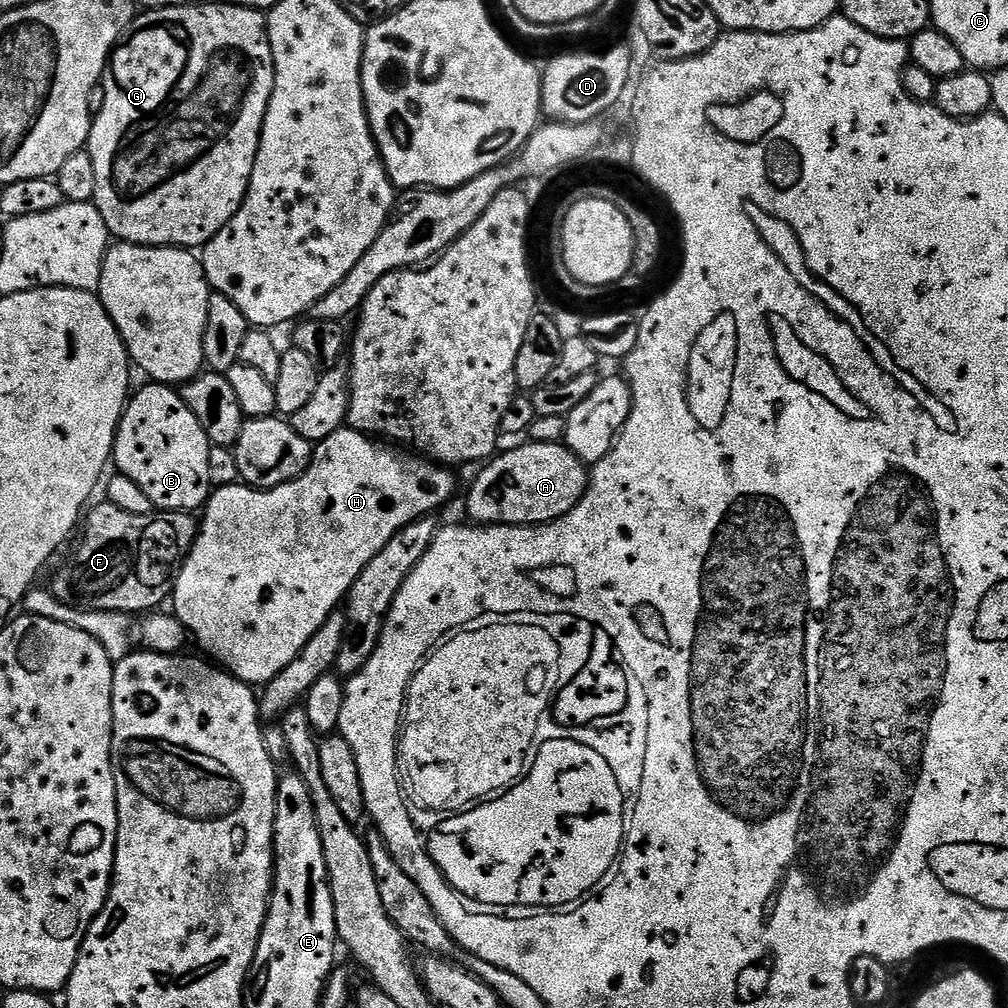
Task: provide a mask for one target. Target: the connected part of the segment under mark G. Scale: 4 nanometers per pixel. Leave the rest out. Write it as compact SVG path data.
M184 2L177 3L175 8L154 8L151 10L141 11L130 22L130 26L126 26L126 30L121 34L120 40L116 43L115 48L112 49L112 54L108 58L108 66L104 70L102 77L102 92L104 88L104 97L99 97L98 111L95 113L92 129L88 135L88 143L86 150L90 154L90 158L94 162L94 178L96 179L96 194L94 203L96 208L102 214L102 218L106 222L109 233L117 241L126 244L144 244L148 248L186 248L189 250L203 249L205 244L208 244L214 238L214 234L218 234L218 230L222 230L222 226L226 226L226 222L230 222L230 218L234 218L234 214L244 205L244 199L248 193L250 186L250 178L254 170L254 162L258 154L258 146L260 145L260 131L264 125L266 118L266 110L268 103L272 97L274 90L274 58L270 50L270 38L268 37L268 21L263 11L255 8L244 8L239 2L232 2L232 4L184 4Z

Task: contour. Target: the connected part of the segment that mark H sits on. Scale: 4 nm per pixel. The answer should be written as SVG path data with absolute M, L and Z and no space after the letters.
M345 426L339 428L334 434L330 434L330 438L319 441L315 445L312 465L290 483L265 490L237 482L225 488L215 489L209 496L207 504L202 509L204 521L202 519L199 521L196 540L174 577L170 604L176 607L174 615L180 620L187 635L193 641L196 639L200 643L202 651L209 652L209 654L204 654L211 657L217 665L231 672L233 676L238 677L239 680L243 680L245 684L263 686L269 680L273 680L294 660L302 650L302 646L306 646L306 642L314 638L316 631L327 622L329 616L341 607L342 601L352 588L352 583L370 562L370 558L374 558L374 554L378 554L378 550L382 550L382 546L386 546L386 542L390 542L390 538L394 538L398 530L402 530L410 522L417 520L419 516L435 513L437 511L435 508L442 507L455 494L456 480L448 473L451 471L447 467L427 458L421 458L419 455L409 454L404 450L391 452L390 449L383 448L383 446L388 447L363 432L356 432L353 428Z

